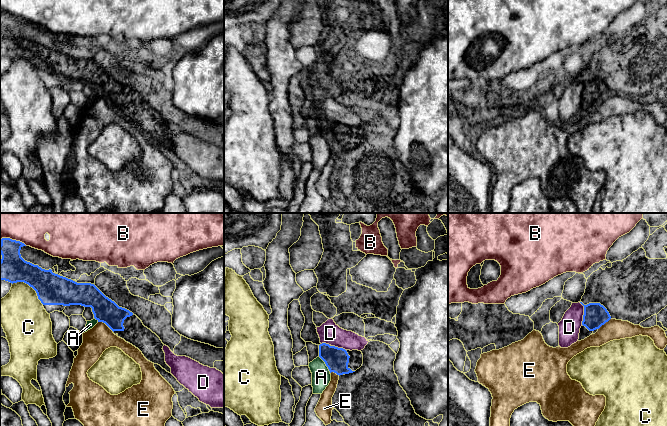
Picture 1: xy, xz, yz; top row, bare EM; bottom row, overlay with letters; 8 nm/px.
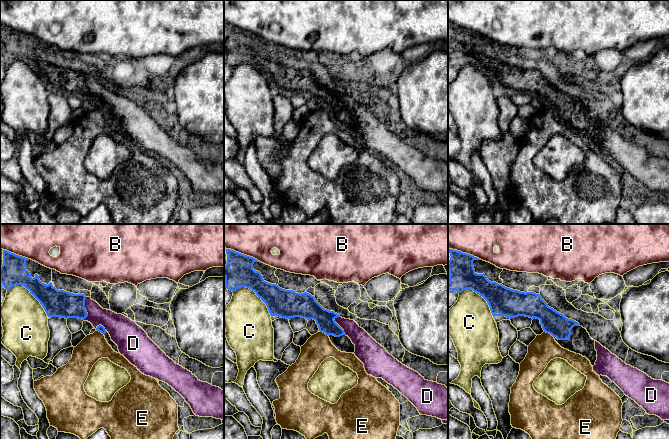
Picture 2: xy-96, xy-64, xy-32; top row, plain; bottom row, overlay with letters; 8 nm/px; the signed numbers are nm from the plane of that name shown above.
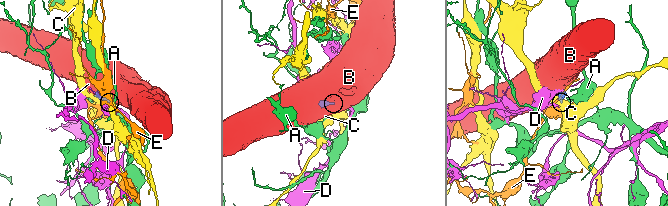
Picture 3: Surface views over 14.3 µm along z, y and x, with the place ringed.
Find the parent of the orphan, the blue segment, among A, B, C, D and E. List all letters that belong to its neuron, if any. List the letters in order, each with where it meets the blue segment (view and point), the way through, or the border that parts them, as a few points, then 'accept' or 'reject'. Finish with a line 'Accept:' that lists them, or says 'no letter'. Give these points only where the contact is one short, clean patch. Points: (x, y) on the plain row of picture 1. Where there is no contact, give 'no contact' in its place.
A: meets blue in xz at (325, 139); border along xz (319, 132), (330, 148); reject
B: meets blue in xy at (14, 16); reject
C: meets blue in xy at (30, 62); reject
D: meets blue in yz at (584, 89); reject
E: meets blue in xy at (106, 100); border along xy (98, 97), (104, 98), (113, 107); reject
Accept: no letter

